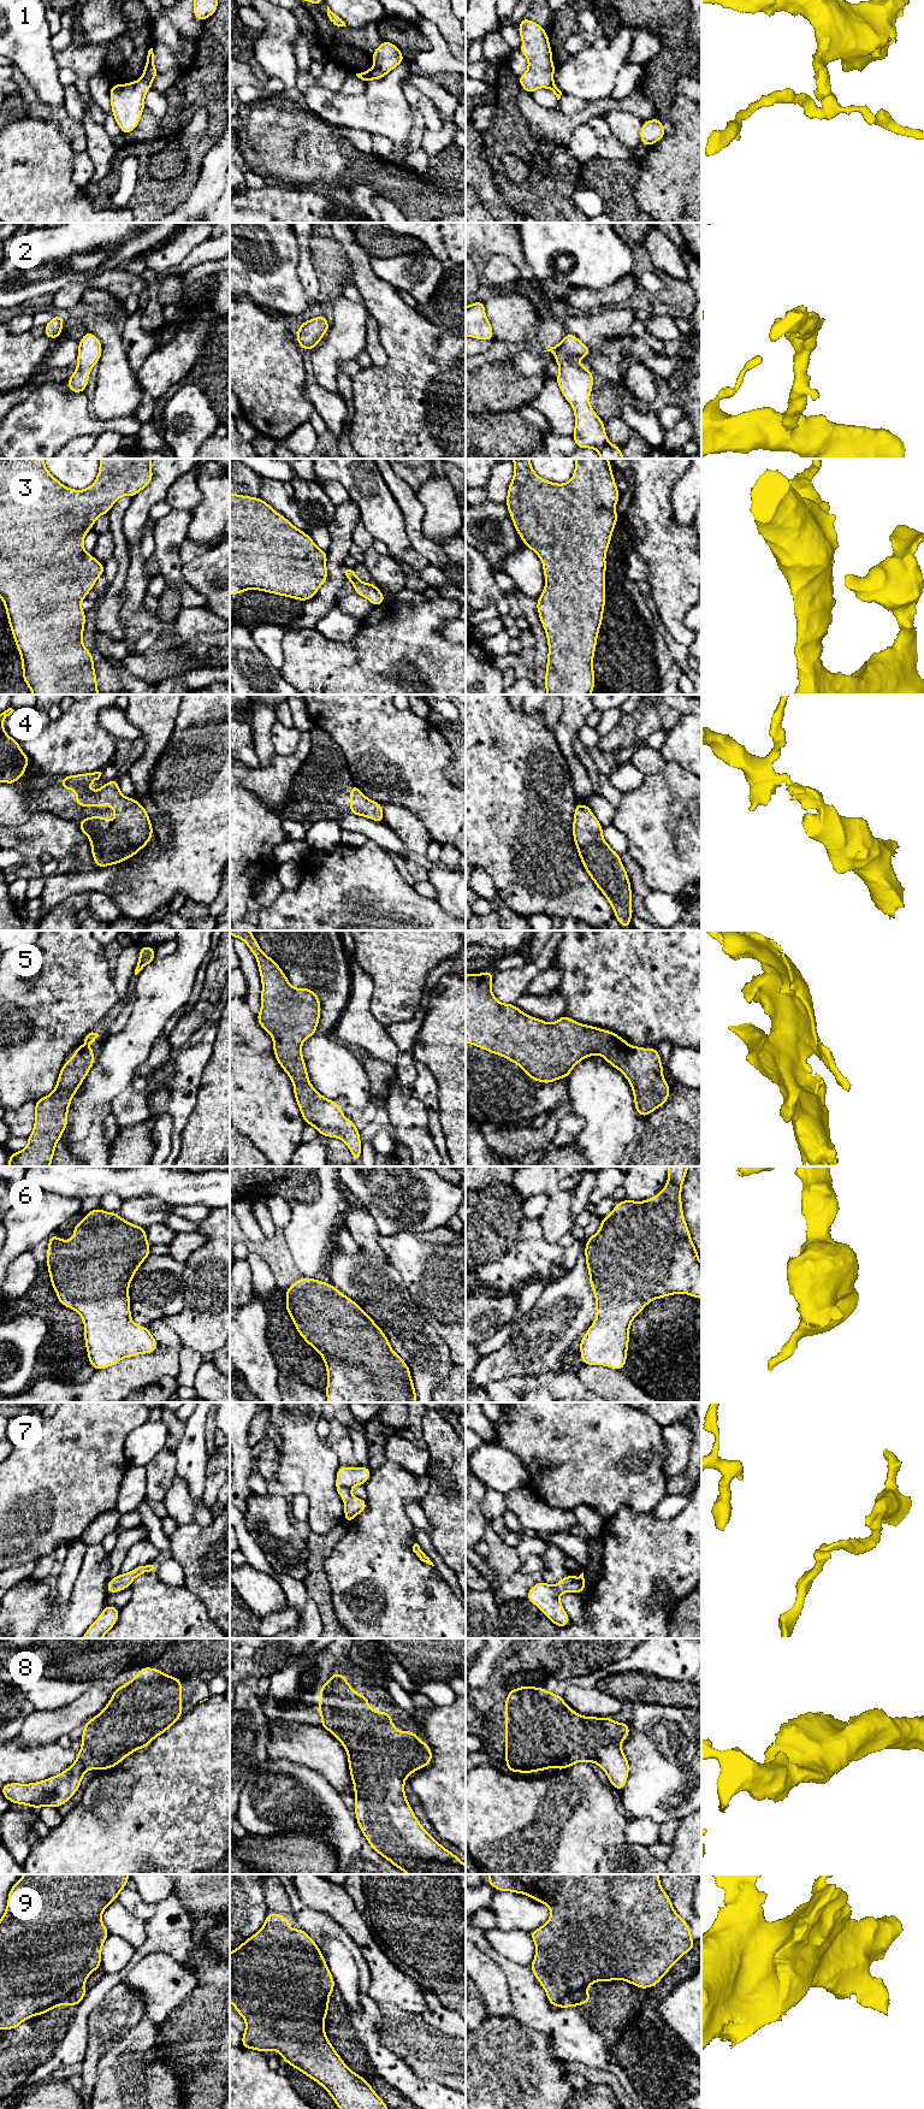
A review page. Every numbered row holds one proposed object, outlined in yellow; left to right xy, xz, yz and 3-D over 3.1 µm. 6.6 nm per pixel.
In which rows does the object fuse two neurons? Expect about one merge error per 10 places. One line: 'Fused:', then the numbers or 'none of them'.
Fused: 1

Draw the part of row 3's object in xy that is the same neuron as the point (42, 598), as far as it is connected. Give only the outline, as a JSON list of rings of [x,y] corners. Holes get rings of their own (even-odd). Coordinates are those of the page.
[[[0,459],[0,598],[6,608],[6,616],[22,660],[23,680],[32,695],[100,695],[97,691],[96,672],[91,652],[83,645],[82,637],[85,626],[85,612],[81,602],[94,589],[99,577],[103,575],[105,565],[84,550],[83,542],[87,532],[93,528],[96,519],[107,514],[122,496],[136,496],[153,480],[153,459],[100,459],[99,473],[95,482],[87,489],[73,490],[47,469],[43,459]]]

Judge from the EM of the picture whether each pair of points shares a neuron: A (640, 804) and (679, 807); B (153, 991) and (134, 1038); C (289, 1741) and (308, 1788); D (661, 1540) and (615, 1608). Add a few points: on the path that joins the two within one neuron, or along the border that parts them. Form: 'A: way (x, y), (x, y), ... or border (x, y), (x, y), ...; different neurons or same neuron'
A: way (650, 807), (669, 807); same neuron
B: way (147, 1003), (147, 1022), (144, 1026); same neuron
C: border (271, 1756), (285, 1758), (302, 1764), (324, 1777); different neurons
D: way (659, 1557), (646, 1570), (641, 1582), (632, 1591); same neuron

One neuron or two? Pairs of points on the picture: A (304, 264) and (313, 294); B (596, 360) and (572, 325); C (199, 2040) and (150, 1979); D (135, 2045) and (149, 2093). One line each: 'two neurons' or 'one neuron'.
A: one neuron
B: one neuron
C: two neurons
D: one neuron

